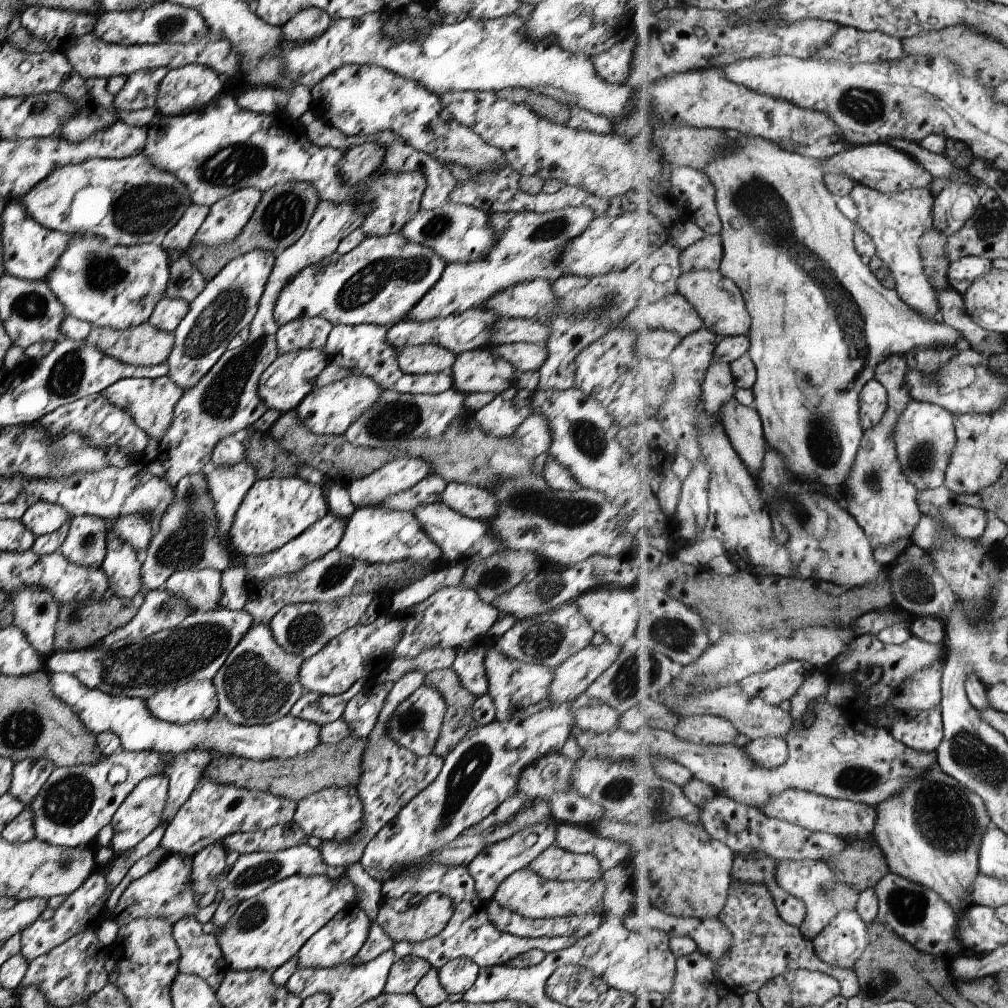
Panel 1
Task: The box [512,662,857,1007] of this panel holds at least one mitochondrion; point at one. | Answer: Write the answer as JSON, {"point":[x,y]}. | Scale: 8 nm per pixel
{"point":[828,894]}

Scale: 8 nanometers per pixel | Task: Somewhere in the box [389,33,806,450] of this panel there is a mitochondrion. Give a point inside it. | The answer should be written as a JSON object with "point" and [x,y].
{"point":[606,302]}

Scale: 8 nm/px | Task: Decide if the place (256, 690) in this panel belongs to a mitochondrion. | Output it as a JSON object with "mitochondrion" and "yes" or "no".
{"mitochondrion":"yes"}

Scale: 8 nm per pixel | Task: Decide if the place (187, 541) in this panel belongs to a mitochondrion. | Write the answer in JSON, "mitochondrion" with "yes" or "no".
{"mitochondrion":"yes"}

